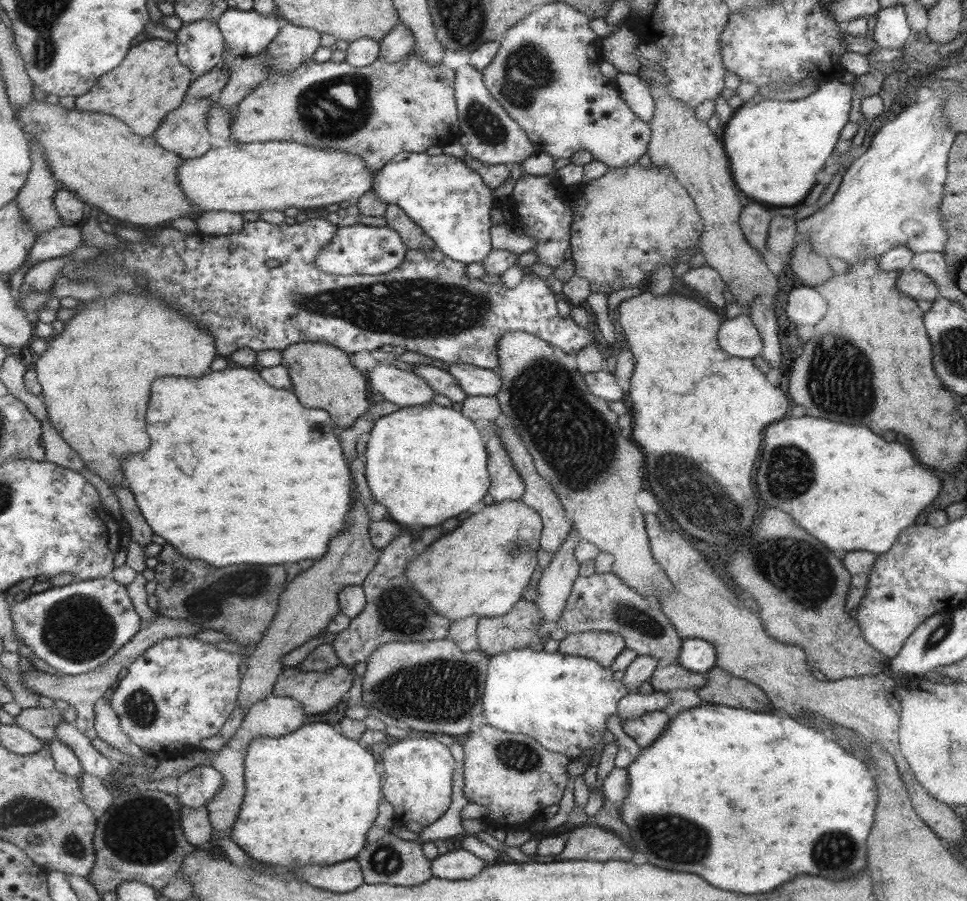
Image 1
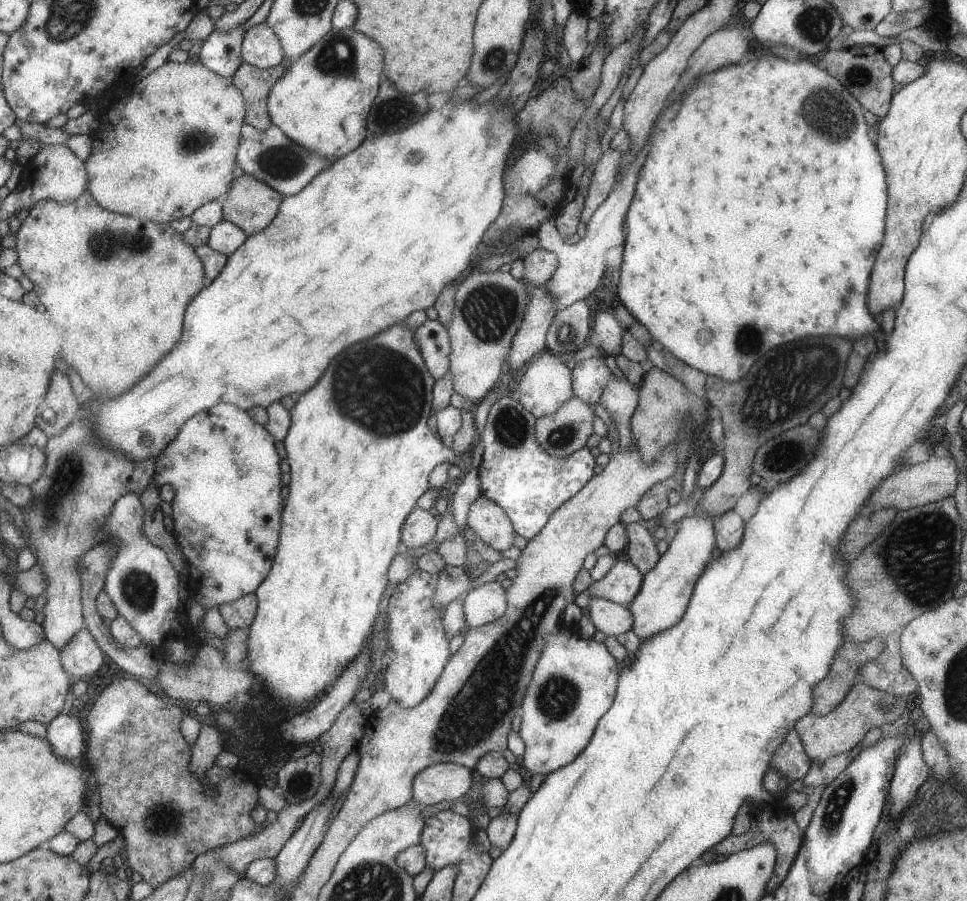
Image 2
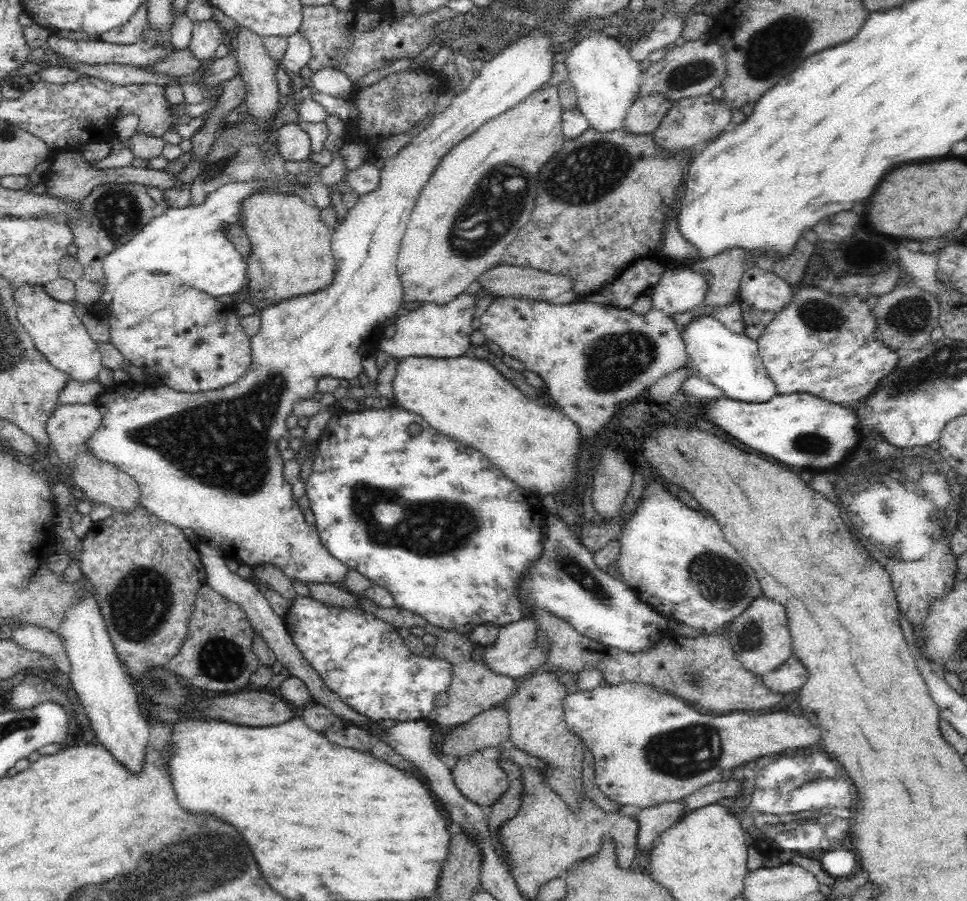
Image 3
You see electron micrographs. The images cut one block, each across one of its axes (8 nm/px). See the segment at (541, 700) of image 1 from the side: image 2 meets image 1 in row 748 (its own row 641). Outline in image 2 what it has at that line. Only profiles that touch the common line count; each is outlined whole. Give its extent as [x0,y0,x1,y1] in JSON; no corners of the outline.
[517,624,619,775]

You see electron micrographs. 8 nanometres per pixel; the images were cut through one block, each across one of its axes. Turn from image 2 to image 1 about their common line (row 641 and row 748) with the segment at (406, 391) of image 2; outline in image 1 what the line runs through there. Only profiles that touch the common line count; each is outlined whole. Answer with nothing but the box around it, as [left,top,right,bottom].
[229,722,383,868]

